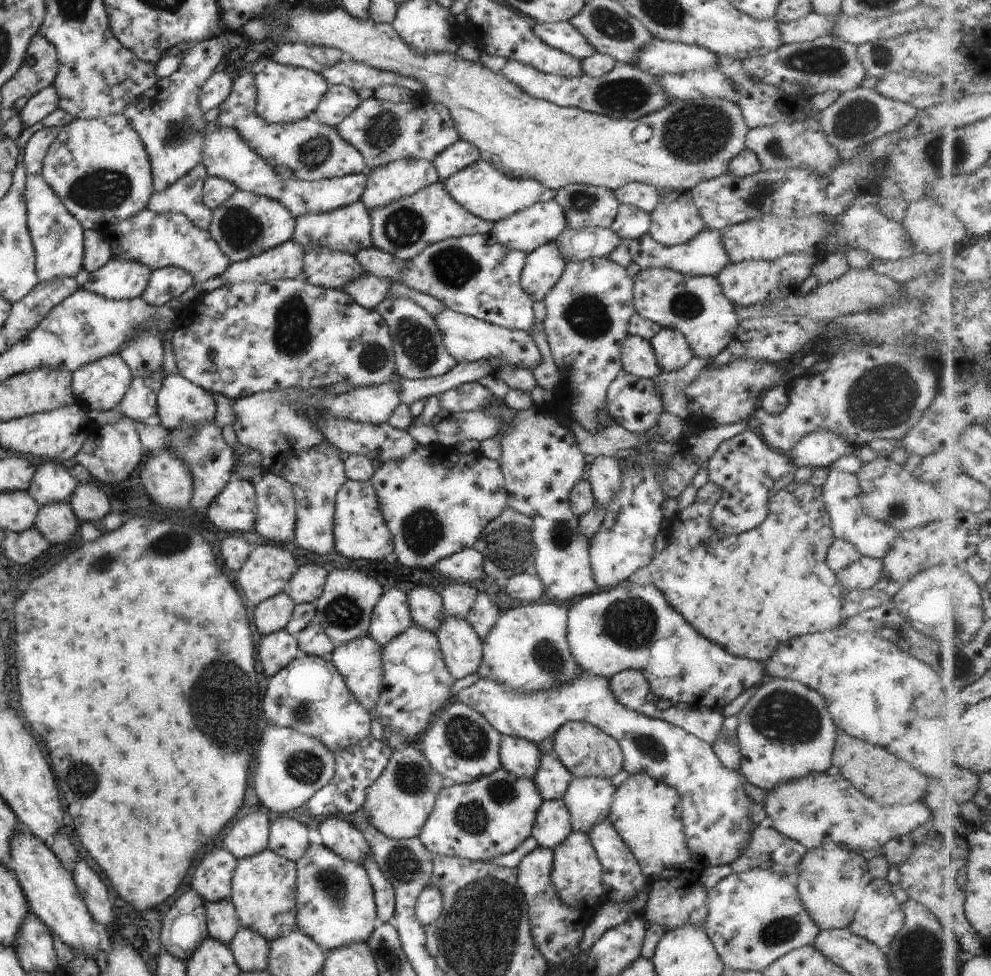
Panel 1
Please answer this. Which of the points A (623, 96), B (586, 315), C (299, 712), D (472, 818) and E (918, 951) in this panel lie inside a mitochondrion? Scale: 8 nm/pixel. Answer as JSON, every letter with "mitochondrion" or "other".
{"A":"mitochondrion","B":"mitochondrion","C":"mitochondrion","D":"mitochondrion","E":"mitochondrion"}

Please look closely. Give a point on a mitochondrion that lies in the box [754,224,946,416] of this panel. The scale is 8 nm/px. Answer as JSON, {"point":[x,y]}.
{"point":[921,297]}

